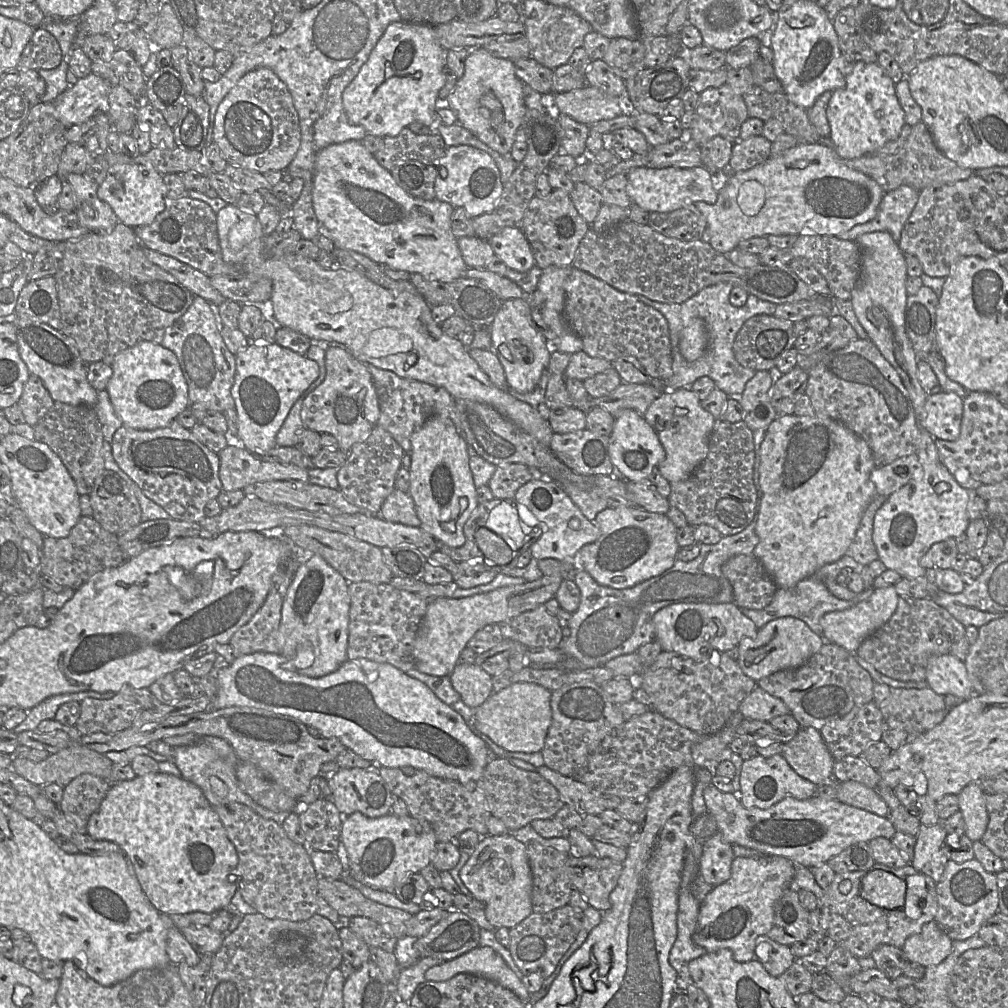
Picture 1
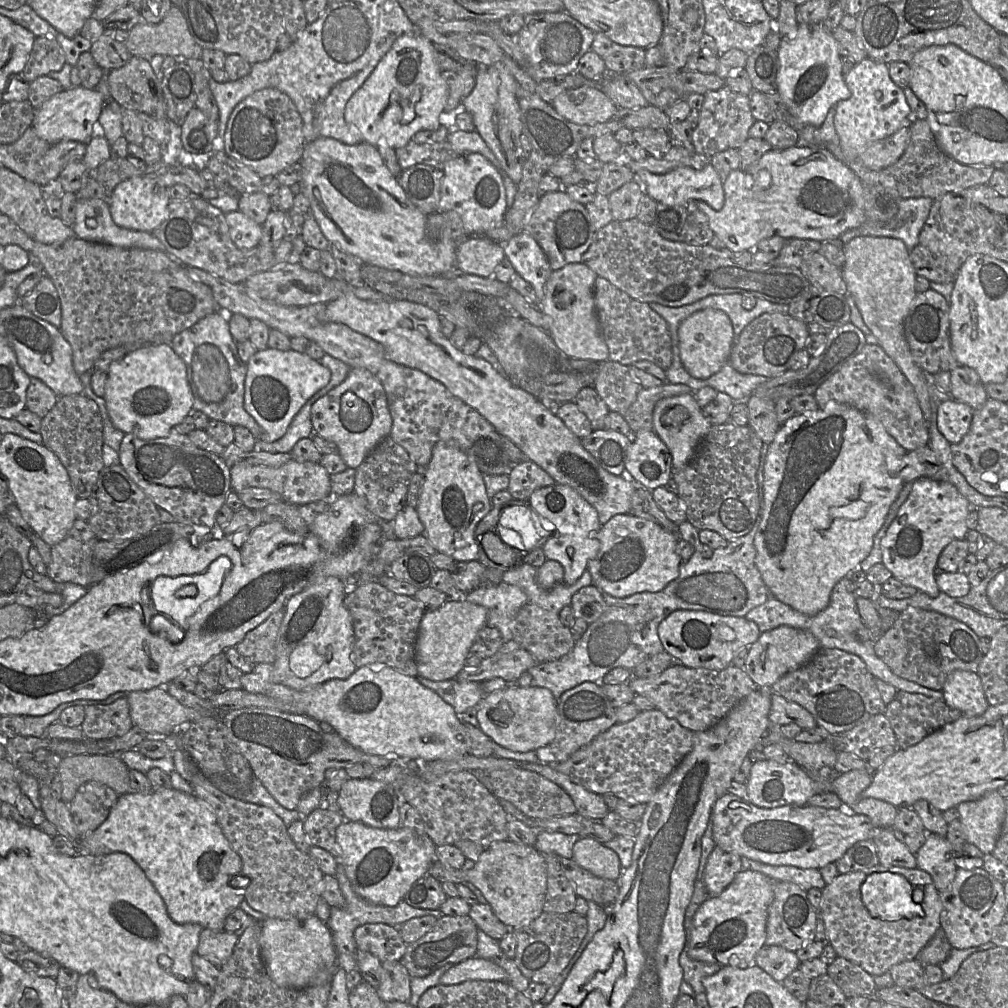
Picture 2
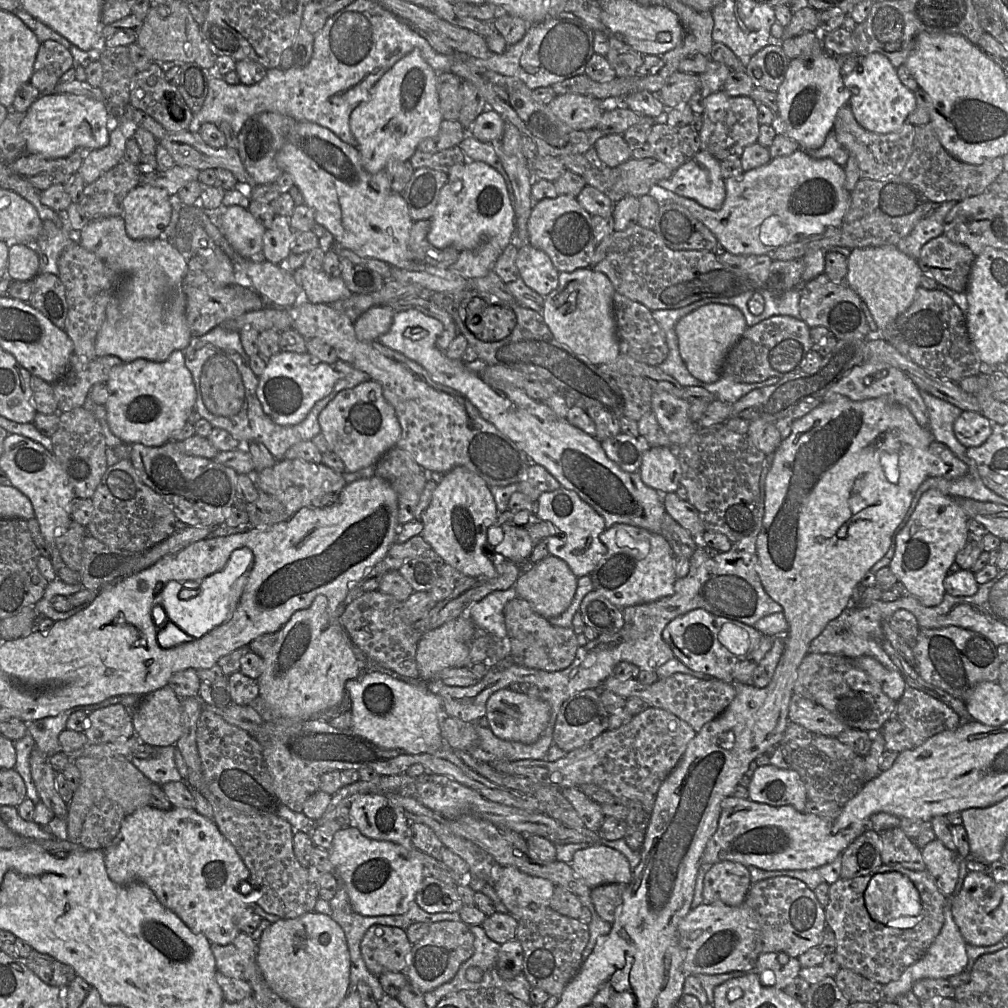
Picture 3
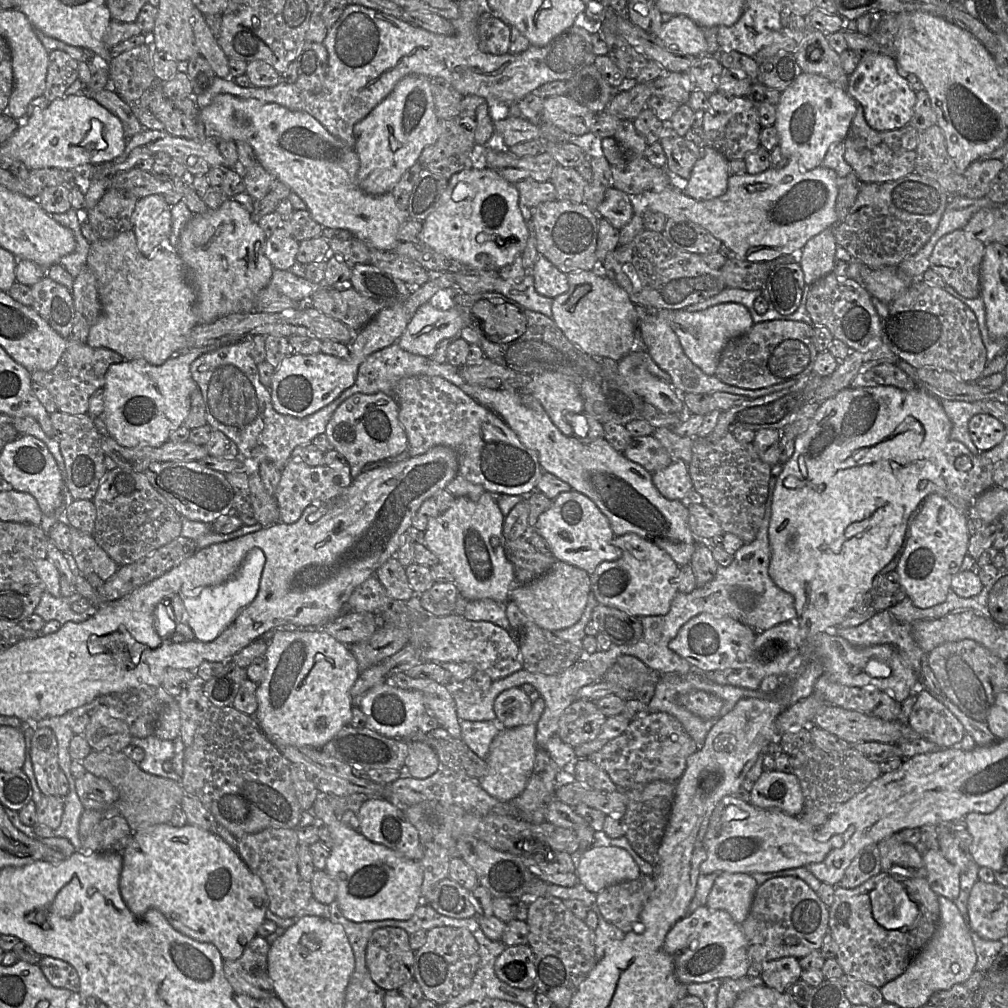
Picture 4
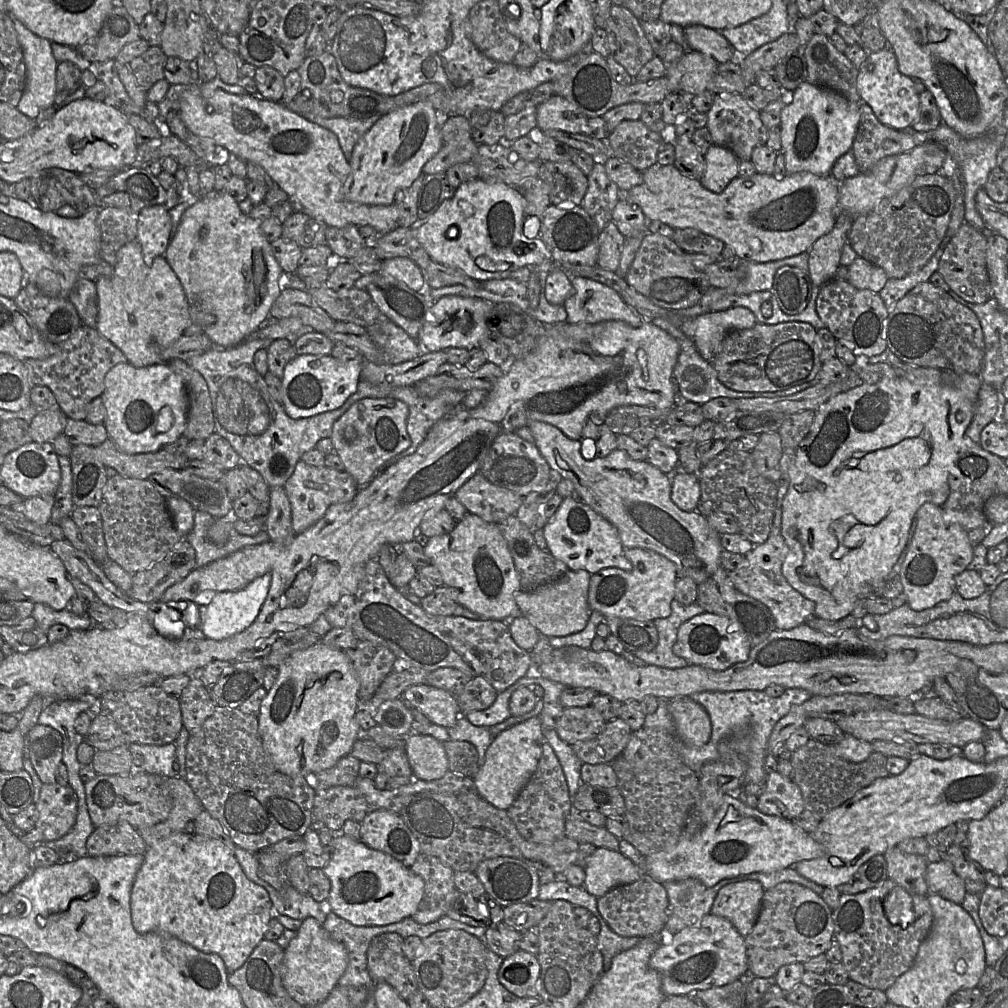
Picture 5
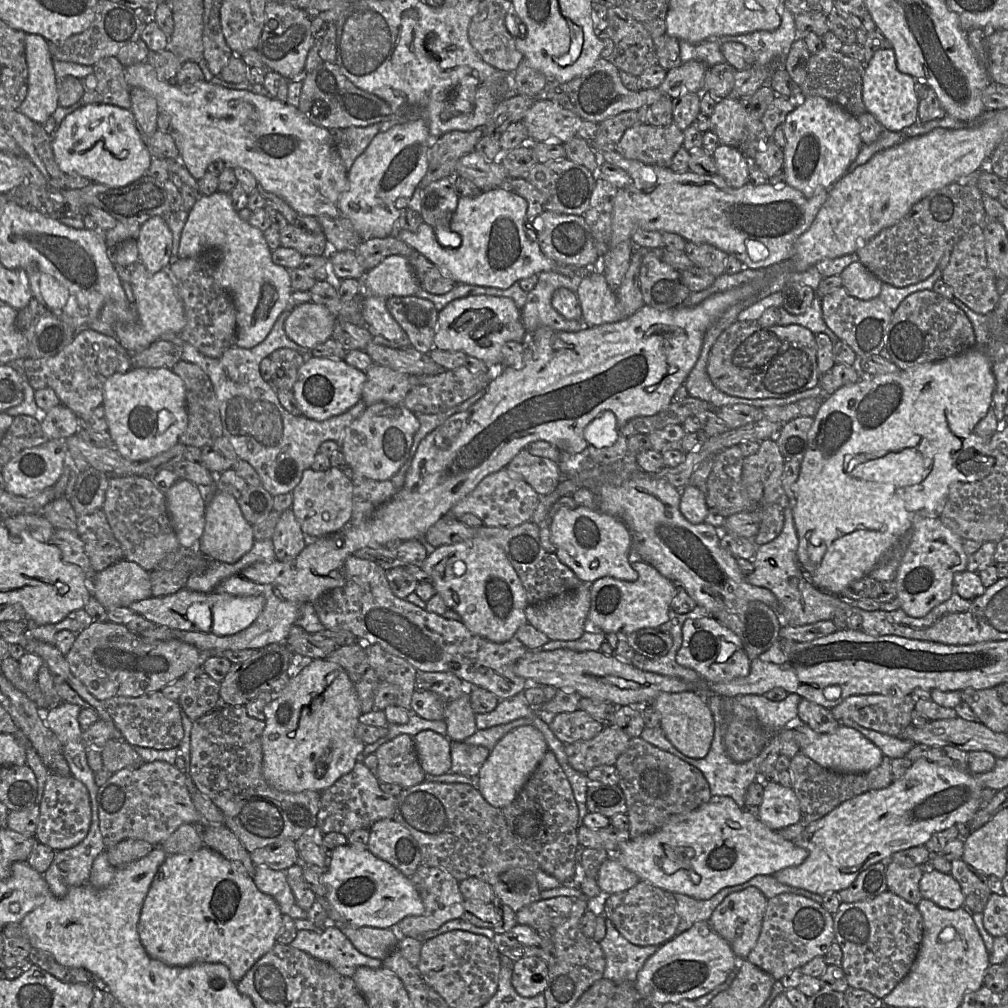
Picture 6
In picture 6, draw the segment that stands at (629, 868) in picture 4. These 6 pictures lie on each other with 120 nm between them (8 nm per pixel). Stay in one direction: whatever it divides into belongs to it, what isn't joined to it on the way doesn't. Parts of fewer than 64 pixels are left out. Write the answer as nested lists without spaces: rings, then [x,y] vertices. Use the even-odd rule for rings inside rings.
[[[610,855],[600,866],[596,882],[605,896],[629,890],[639,883],[640,878],[613,855]]]

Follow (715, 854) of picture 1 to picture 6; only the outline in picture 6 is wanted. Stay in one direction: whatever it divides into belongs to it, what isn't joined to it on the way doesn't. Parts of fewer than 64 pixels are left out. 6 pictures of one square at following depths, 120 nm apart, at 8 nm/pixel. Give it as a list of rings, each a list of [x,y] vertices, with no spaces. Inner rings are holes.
[[[754,886],[727,895],[712,913],[709,923],[712,929],[726,940],[739,960],[746,960],[755,947],[762,929],[767,898]]]

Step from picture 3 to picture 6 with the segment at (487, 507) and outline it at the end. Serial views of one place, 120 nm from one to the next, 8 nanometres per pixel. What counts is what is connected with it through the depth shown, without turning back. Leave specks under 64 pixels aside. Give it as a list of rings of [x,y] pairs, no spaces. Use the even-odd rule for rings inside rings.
[[[476,537],[456,544],[441,545],[429,554],[421,568],[432,578],[432,586],[445,605],[456,611],[462,623],[474,634],[496,643],[503,643],[514,637],[517,629],[528,623],[525,609],[528,598],[521,580],[511,565],[504,550],[495,542]]]

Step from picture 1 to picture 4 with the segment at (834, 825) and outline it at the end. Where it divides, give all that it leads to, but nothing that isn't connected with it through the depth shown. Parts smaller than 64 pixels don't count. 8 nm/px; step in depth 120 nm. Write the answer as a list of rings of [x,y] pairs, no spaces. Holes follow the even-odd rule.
[[[725,796],[715,808],[704,838],[706,859],[700,865],[702,874],[714,872],[770,873],[822,862],[834,849],[830,841],[822,840],[817,829],[780,810],[759,809],[750,803]]]

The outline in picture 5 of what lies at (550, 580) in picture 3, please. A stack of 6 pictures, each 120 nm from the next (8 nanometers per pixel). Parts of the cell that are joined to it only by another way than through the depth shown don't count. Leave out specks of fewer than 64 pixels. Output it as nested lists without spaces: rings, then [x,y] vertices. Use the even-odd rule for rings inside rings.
[[[568,570],[556,581],[544,584],[534,590],[520,590],[515,594],[515,603],[530,624],[541,635],[563,637],[582,631],[587,625],[590,607],[588,589],[591,574],[586,570]]]

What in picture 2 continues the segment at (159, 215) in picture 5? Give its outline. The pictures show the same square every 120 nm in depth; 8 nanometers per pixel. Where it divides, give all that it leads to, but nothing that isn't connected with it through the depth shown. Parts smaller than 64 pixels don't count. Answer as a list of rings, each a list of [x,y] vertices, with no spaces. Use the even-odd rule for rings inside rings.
[[[143,175],[119,183],[107,204],[113,221],[120,227],[133,231],[152,232],[167,218],[170,202],[168,188],[158,183],[155,177]]]

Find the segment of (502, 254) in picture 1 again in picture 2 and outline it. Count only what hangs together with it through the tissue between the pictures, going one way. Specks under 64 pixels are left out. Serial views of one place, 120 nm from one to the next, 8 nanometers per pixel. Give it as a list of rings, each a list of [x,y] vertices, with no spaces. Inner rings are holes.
[[[524,231],[514,235],[505,243],[500,244],[503,246],[505,257],[509,259],[516,273],[523,277],[534,288],[537,301],[540,303],[541,309],[541,302],[544,297],[545,283],[552,273],[552,269],[544,251],[539,246],[539,244]]]

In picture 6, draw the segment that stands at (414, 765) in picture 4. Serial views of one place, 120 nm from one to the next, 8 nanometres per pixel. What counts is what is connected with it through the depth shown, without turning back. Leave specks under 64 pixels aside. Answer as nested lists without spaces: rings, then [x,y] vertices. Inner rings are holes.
[[[424,730],[414,737],[420,765],[426,776],[449,773],[451,768],[451,740],[432,730]]]

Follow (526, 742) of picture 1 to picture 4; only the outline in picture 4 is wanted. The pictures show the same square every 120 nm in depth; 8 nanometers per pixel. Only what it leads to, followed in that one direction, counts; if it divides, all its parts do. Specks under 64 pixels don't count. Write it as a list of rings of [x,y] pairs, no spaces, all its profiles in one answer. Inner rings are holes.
[[[521,687],[501,692],[495,699],[496,721],[502,728],[514,728],[528,721],[533,703]]]

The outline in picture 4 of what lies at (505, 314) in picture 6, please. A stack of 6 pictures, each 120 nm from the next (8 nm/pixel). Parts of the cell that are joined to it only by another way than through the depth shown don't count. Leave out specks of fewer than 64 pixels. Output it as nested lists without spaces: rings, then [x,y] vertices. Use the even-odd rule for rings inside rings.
[[[429,302],[422,304],[407,324],[407,328],[398,339],[398,345],[413,354],[430,357],[436,346],[443,339],[454,339],[460,337],[459,333],[466,326],[463,318],[463,311],[460,307],[454,306],[448,310],[441,310],[433,307]]]

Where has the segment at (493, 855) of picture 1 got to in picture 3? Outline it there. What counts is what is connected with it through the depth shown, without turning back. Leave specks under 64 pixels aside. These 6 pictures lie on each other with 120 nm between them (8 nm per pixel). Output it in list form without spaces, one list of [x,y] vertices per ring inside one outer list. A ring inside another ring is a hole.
[[[498,863],[491,869],[491,886],[507,912],[517,920],[533,916],[536,910],[548,907],[555,887],[548,879]]]

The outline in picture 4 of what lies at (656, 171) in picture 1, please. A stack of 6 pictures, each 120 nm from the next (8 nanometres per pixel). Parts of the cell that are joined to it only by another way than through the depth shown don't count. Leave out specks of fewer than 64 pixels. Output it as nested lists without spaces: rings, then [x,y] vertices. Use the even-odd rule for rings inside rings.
[[[706,146],[693,166],[684,193],[697,200],[723,195],[728,188],[729,160],[716,149]]]

